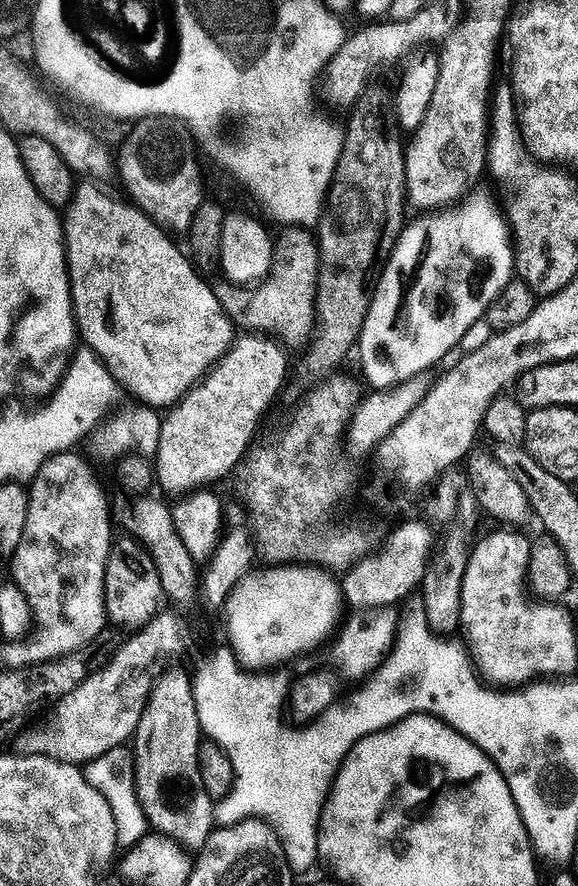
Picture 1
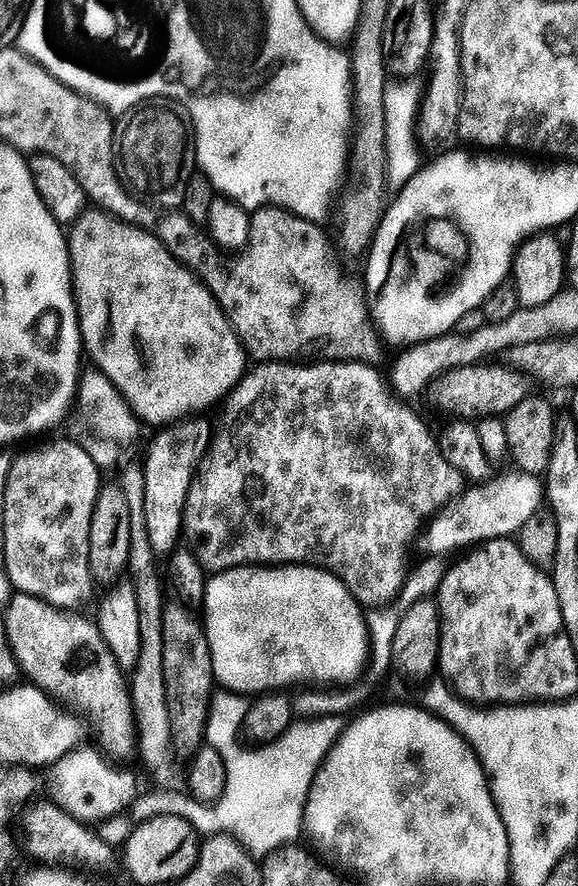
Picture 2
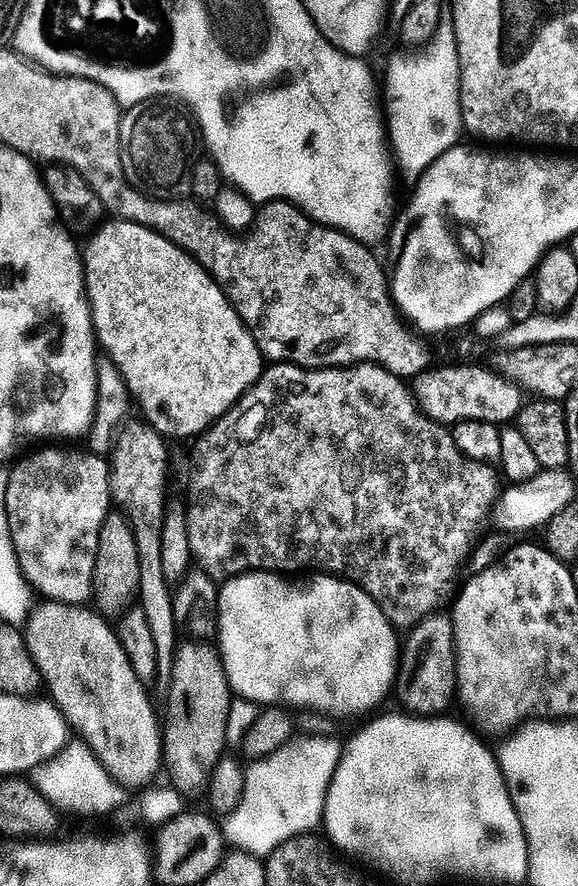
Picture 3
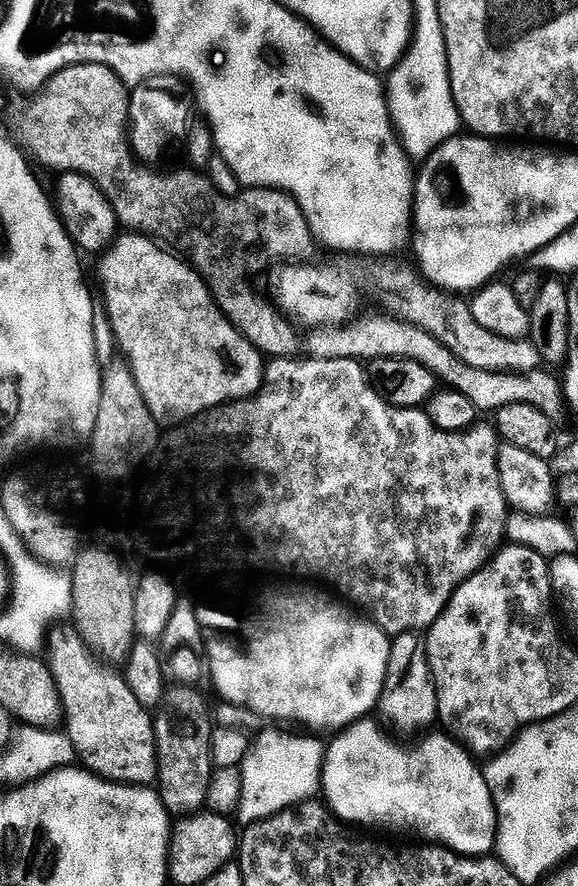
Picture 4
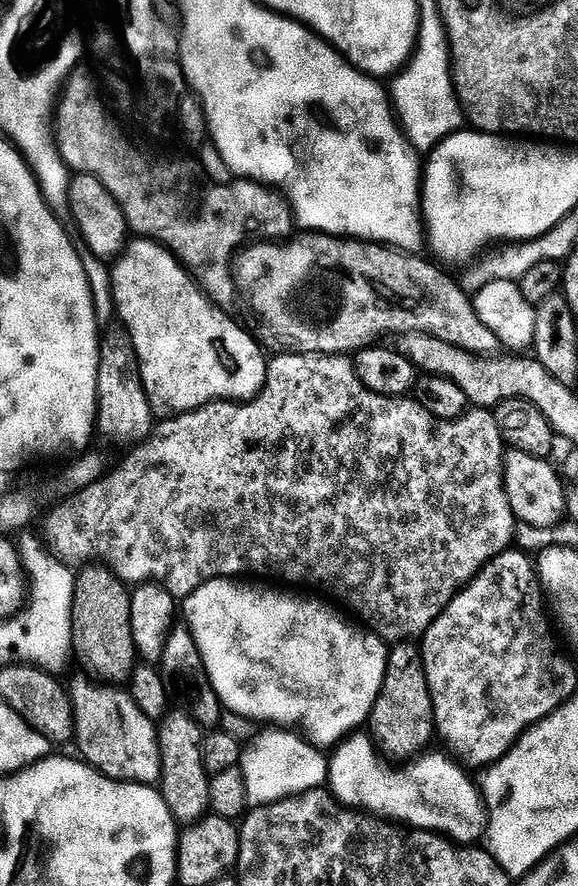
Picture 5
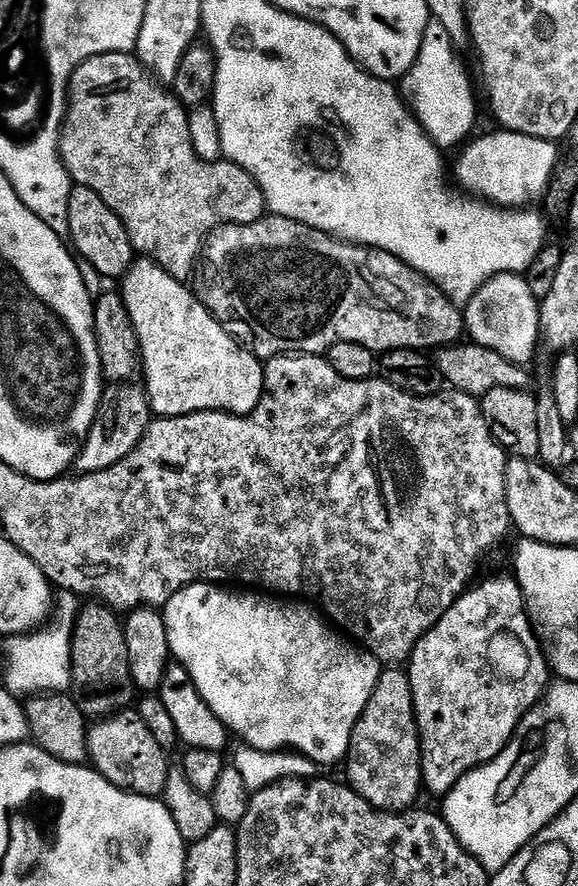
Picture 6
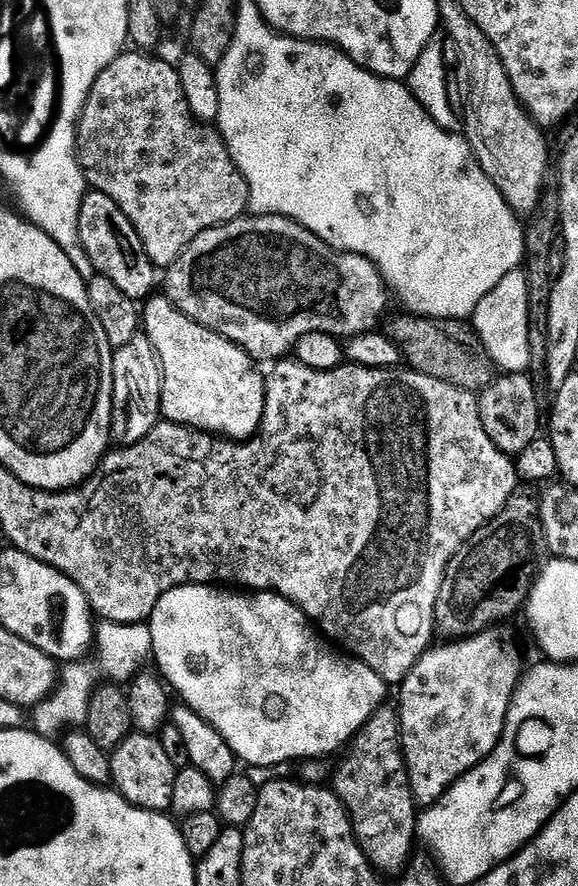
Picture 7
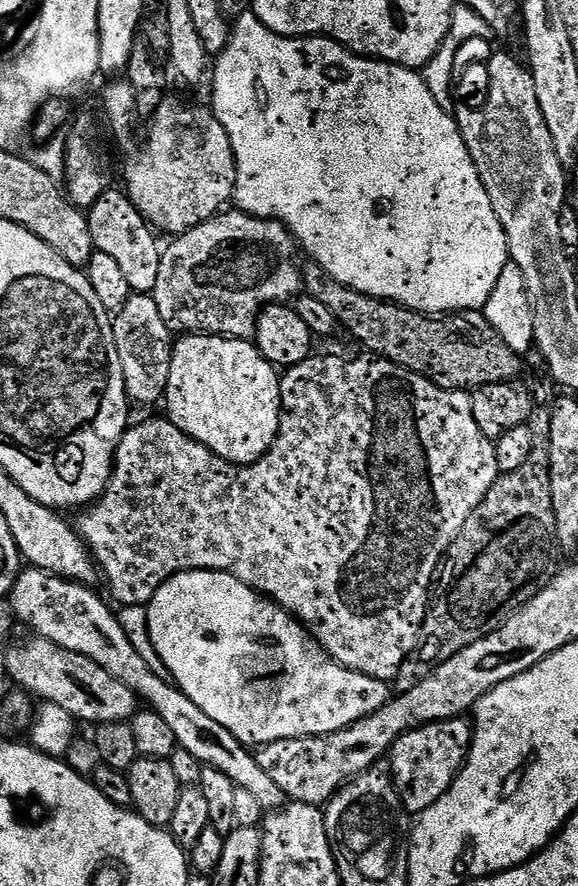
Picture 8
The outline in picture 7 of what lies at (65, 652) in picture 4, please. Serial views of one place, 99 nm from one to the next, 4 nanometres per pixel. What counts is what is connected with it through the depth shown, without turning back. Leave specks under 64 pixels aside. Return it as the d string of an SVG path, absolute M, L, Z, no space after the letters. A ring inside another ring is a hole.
M133 731L110 752L110 779L115 791L135 808L144 808L147 812L169 811L177 771L166 750L162 750L160 739L147 732Z

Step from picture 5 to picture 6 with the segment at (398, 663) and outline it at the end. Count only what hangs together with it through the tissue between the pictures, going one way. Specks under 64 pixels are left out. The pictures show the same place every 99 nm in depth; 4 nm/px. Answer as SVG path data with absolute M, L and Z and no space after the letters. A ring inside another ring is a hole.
M388 666L381 671L378 682L370 694L370 702L366 702L366 710L358 718L352 731L352 744L348 748L346 765L348 777L346 783L370 806L380 812L405 813L417 807L416 799L422 793L424 771L422 770L422 754L420 753L420 727L416 721L414 706L414 690L407 671L400 666Z

